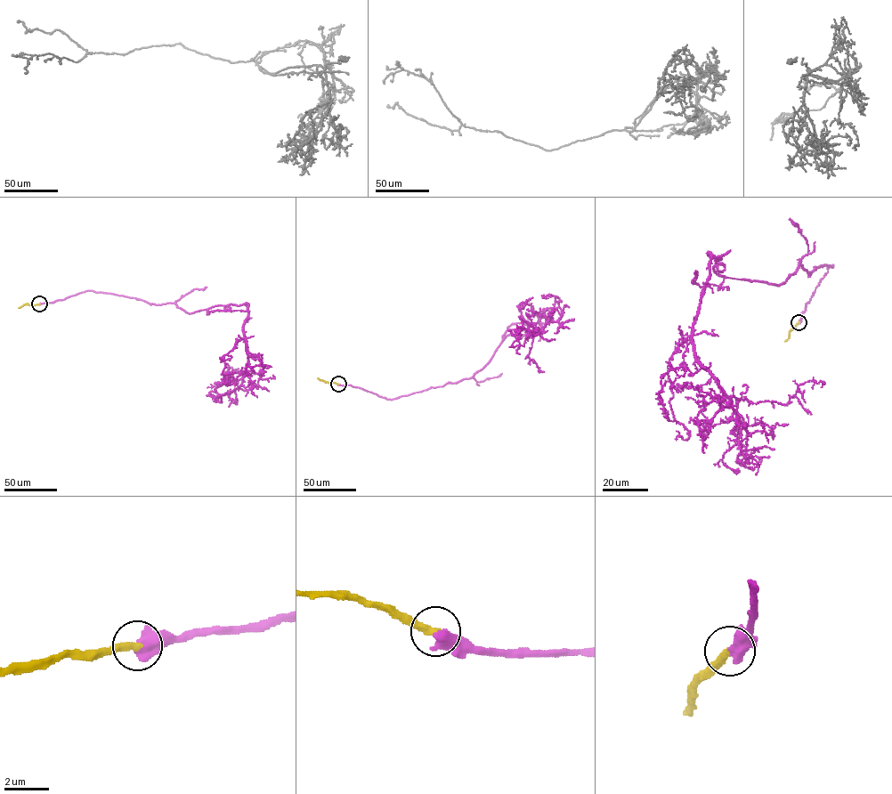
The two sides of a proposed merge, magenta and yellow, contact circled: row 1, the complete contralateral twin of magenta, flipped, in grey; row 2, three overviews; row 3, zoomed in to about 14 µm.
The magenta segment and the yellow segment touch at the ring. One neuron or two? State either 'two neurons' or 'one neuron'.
one neuron

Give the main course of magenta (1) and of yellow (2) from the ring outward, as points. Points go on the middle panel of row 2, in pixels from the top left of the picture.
1: (338, 384), (392, 400), (458, 382), (507, 336), (542, 331), (546, 318), (541, 332), (517, 328), (513, 346)
2: (338, 384), (318, 378)

